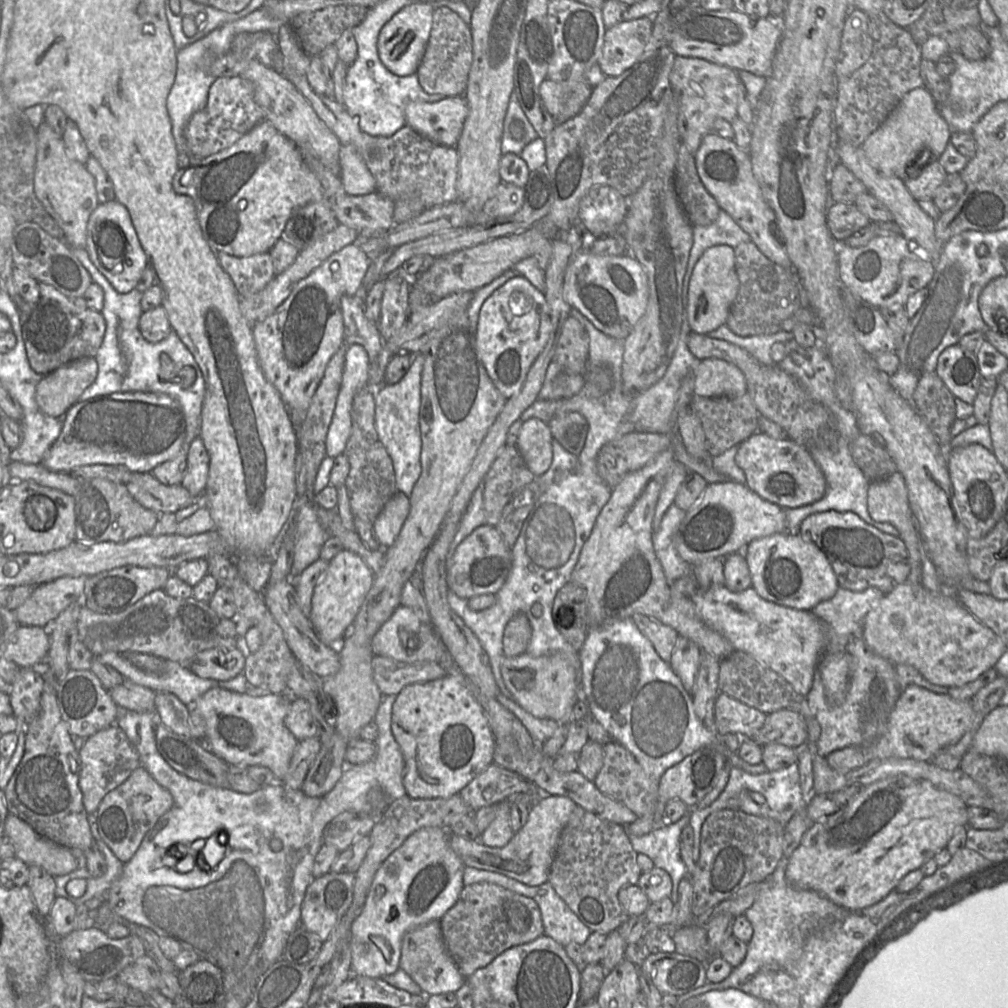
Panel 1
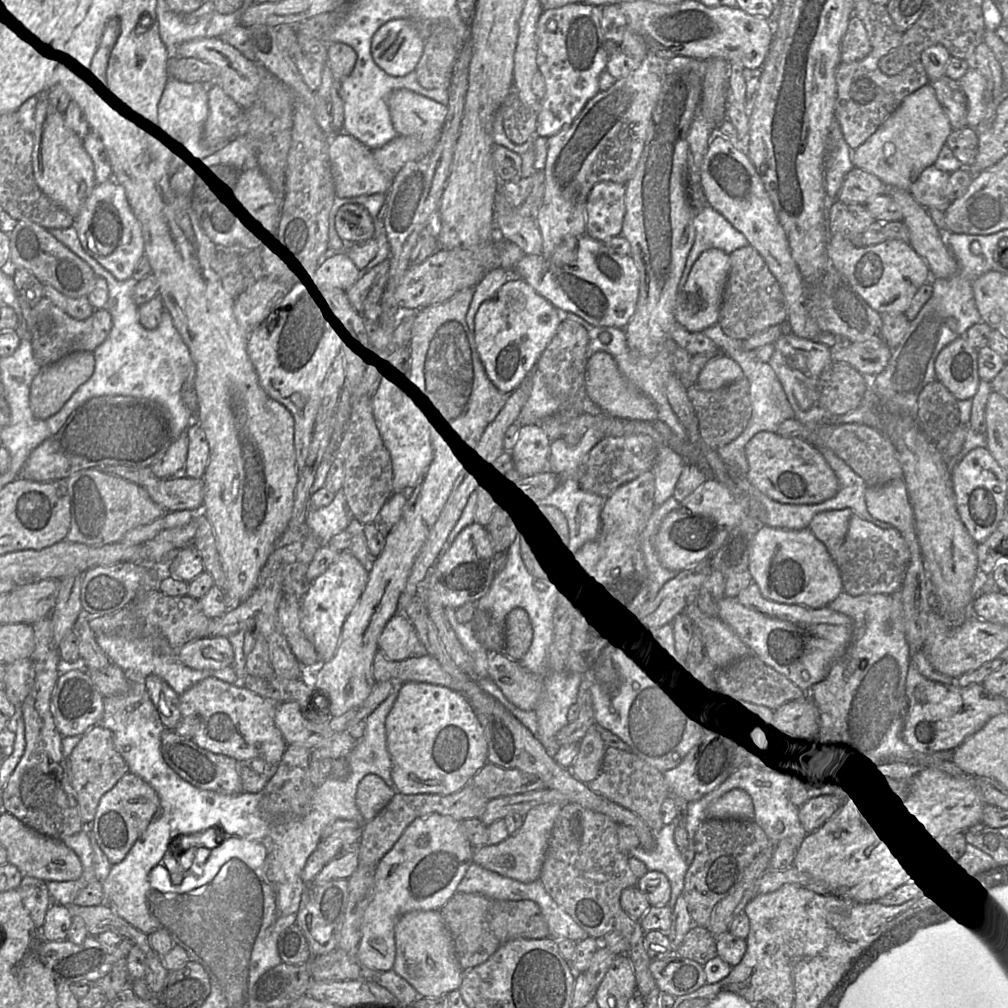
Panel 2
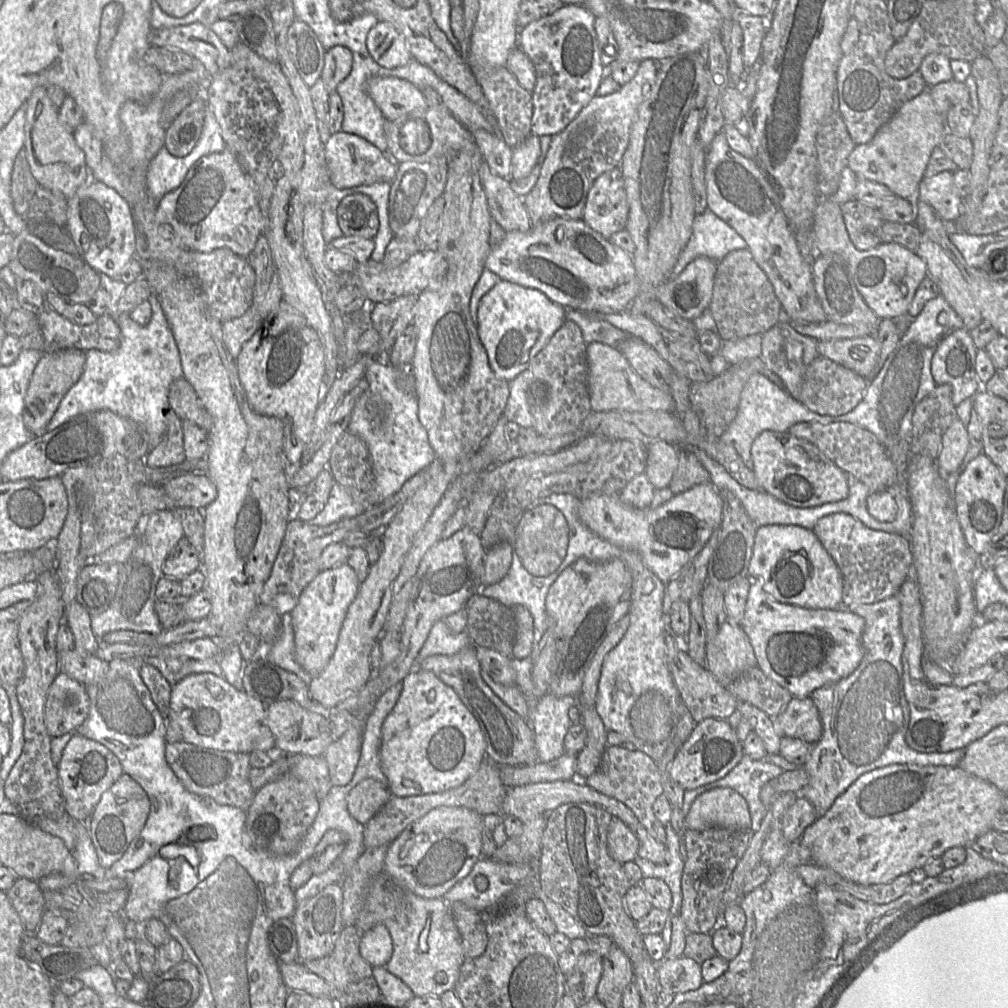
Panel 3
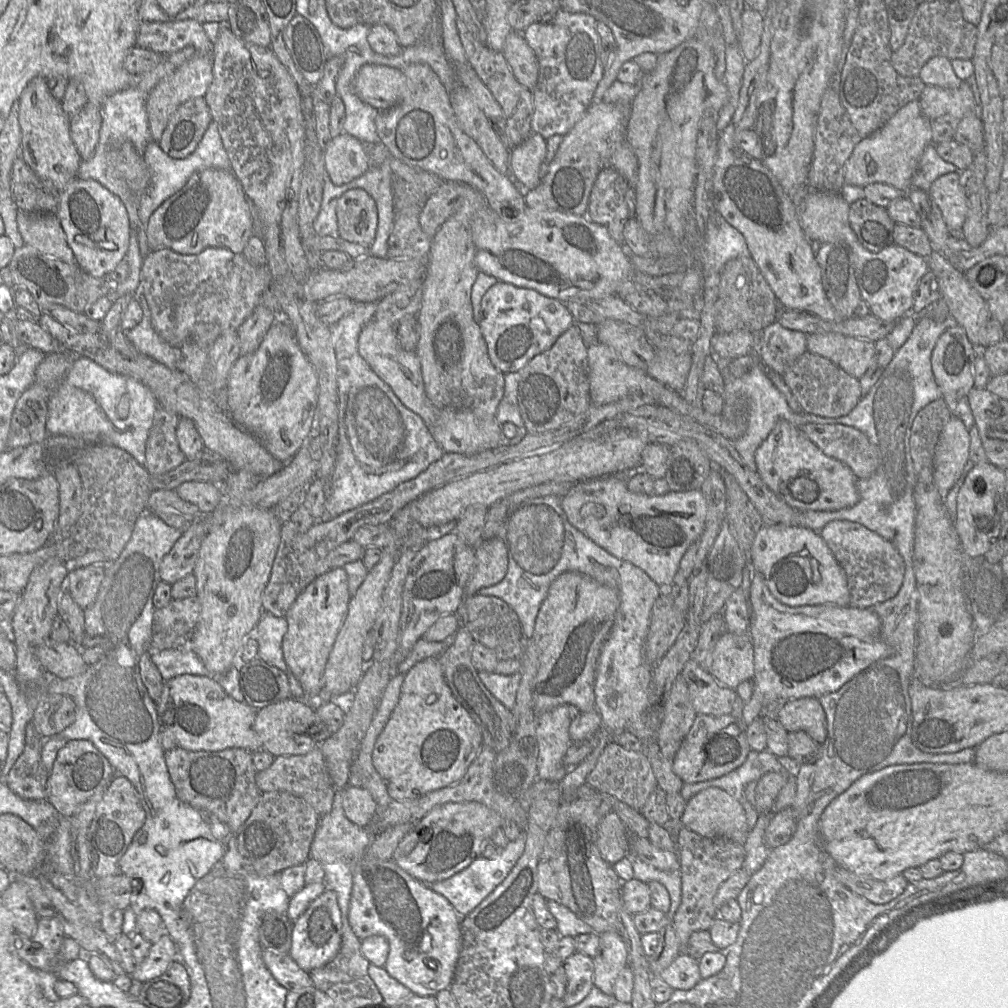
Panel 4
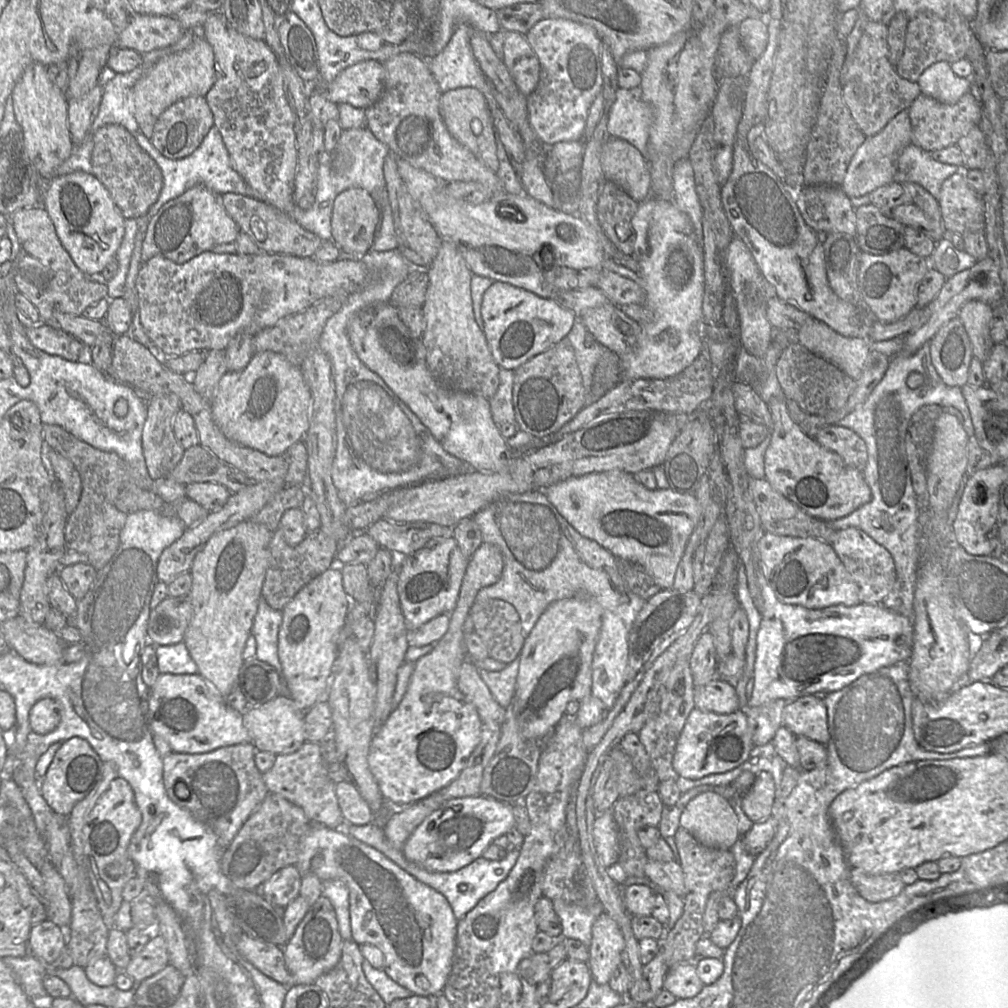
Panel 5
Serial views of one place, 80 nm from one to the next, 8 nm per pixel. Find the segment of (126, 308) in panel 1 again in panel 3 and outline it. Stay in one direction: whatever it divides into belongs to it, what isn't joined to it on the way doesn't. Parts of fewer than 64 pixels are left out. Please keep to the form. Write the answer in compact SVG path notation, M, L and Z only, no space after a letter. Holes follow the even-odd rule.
M100 274L100 277L103 287L110 296L108 313L114 316L121 331L121 344L113 352L95 349L86 352L86 362L81 377L62 398L57 410L48 422L45 432L55 430L78 414L107 409L142 426L147 431L151 448L153 448L161 441L166 430L166 413L171 410L168 401L169 388L175 380L183 377L180 353L168 320L157 298L150 295L147 299L152 307L152 317L149 323L140 325L132 320L130 312L119 314L117 311L118 301L127 285L110 275Z

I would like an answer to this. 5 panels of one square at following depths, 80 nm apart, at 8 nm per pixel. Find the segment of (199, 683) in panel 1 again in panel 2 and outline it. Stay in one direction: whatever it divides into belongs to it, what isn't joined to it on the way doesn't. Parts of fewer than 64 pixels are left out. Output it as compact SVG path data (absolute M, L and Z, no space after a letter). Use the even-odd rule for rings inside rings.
M113 637L96 639L109 660L119 666L124 672L133 670L144 677L155 674L165 680L179 696L207 677L215 677L233 685L240 683L240 679L232 666L218 670L195 670L173 659L166 653L156 652L154 647L170 646L164 638L126 639L124 637Z

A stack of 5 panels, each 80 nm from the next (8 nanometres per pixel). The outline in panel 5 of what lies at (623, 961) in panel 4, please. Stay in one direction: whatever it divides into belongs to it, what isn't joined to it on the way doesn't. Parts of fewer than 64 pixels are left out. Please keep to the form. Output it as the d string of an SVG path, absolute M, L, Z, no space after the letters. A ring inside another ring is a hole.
M601 913L592 924L589 959L587 964L592 979L608 984L616 967L622 962L624 938L618 924L606 913Z

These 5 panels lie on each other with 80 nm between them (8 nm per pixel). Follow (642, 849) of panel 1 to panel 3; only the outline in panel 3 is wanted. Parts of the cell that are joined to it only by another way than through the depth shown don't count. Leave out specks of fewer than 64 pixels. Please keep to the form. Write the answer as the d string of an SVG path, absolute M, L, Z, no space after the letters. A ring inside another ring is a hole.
M664 825L666 829L667 857L664 863L657 864L636 856L634 862L641 870L643 878L662 879L669 887L672 903L668 912L670 915L679 914L682 904L681 879L684 862L679 852L679 836L671 825Z

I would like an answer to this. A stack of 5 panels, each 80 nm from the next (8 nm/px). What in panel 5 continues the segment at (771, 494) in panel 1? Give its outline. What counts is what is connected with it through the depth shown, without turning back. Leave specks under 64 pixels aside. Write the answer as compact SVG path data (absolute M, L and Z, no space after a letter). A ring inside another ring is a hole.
M785 395L768 402L773 427L765 451L765 479L772 488L815 518L830 521L849 515L871 500L871 490L863 472L847 464L831 450L808 436L791 418Z

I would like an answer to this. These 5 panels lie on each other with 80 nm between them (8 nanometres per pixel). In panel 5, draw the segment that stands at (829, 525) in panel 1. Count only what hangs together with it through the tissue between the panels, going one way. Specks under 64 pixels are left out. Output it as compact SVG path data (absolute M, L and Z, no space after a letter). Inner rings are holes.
M856 527L837 530L831 546L858 585L860 603L881 604L896 581L895 564L890 552Z

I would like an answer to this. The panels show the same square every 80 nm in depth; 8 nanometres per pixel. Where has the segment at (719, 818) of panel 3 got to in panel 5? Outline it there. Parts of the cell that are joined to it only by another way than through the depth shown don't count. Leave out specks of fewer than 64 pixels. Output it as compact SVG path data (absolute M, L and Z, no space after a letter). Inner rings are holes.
M715 792L693 798L680 816L680 827L710 848L729 850L742 838L731 802Z

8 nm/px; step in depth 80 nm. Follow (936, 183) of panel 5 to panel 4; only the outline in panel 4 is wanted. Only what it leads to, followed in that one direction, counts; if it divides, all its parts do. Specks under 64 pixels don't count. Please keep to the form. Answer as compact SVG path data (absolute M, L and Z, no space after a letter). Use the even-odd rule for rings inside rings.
M929 144L911 177L911 187L928 192L932 183L940 176L957 171L958 168L943 160L936 151L936 145Z

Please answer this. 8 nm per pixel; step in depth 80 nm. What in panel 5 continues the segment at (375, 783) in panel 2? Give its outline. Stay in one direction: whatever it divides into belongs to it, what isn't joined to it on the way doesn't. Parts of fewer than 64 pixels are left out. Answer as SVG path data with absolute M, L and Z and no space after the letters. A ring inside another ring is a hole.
M349 780L336 782L335 794L345 822L363 826L373 822L374 813L356 786Z

